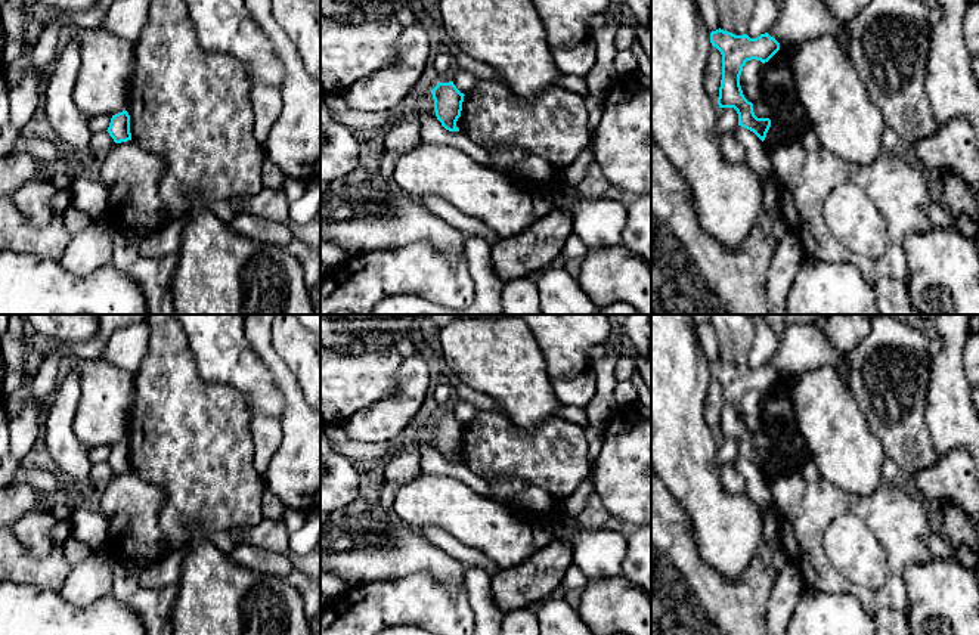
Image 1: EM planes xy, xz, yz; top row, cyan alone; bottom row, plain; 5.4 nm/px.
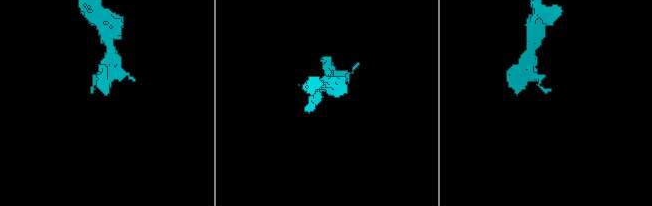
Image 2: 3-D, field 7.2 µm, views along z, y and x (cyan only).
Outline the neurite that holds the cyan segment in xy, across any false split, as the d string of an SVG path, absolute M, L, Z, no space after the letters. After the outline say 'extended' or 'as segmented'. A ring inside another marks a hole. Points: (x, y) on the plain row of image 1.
M127 442L112 446L106 461L115 474L131 471L130 446Z | as segmented

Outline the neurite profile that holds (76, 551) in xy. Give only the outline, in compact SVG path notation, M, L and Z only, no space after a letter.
M69 536L63 543L63 557L66 558L71 567L78 566L87 560L95 551L75 536Z

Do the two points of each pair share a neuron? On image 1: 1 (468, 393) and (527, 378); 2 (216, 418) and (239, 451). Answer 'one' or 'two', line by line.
1: two
2: one

